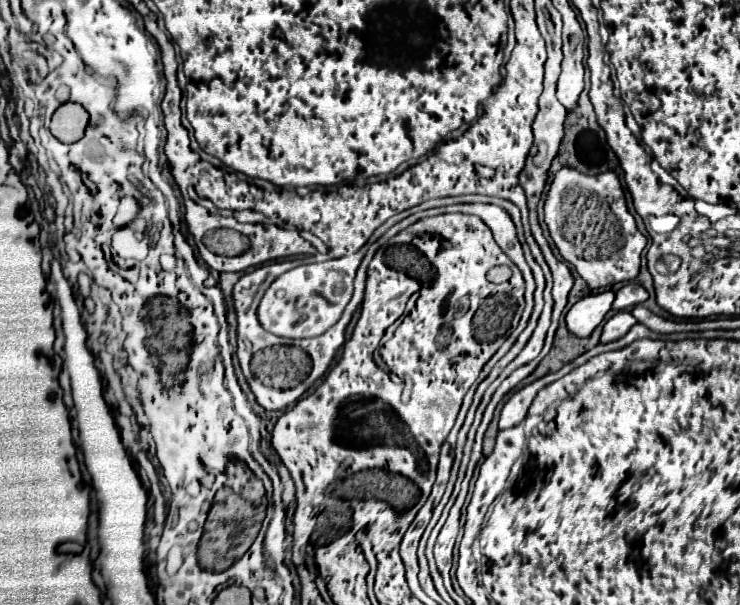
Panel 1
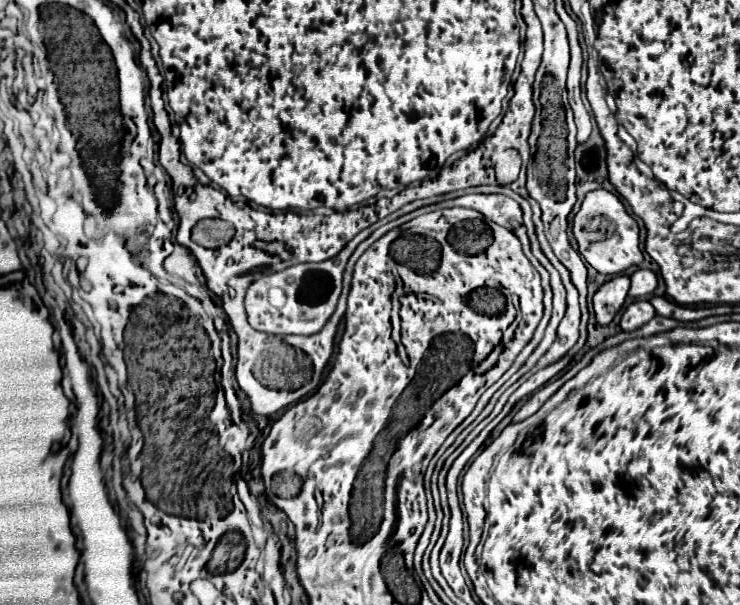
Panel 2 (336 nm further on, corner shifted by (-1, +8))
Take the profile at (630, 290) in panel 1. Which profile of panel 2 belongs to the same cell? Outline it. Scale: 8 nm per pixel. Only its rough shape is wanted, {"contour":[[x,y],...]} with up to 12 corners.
{"contour":[[637,270],[631,276],[629,296],[647,298],[657,288],[651,270]]}

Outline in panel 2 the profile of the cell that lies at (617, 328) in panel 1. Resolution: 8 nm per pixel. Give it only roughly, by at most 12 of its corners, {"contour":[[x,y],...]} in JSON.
{"contour":[[635,300],[621,316],[621,330],[641,328],[655,316],[649,300]]}

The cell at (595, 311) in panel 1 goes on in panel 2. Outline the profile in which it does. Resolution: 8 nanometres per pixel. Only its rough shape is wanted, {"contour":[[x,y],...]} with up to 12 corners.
{"contour":[[615,276],[595,292],[593,308],[607,326],[625,304],[629,276]]}

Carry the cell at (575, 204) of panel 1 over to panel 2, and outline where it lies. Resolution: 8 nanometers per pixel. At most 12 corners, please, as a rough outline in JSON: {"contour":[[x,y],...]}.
{"contour":[[591,190],[573,218],[581,256],[617,276],[643,262],[621,200]]}

